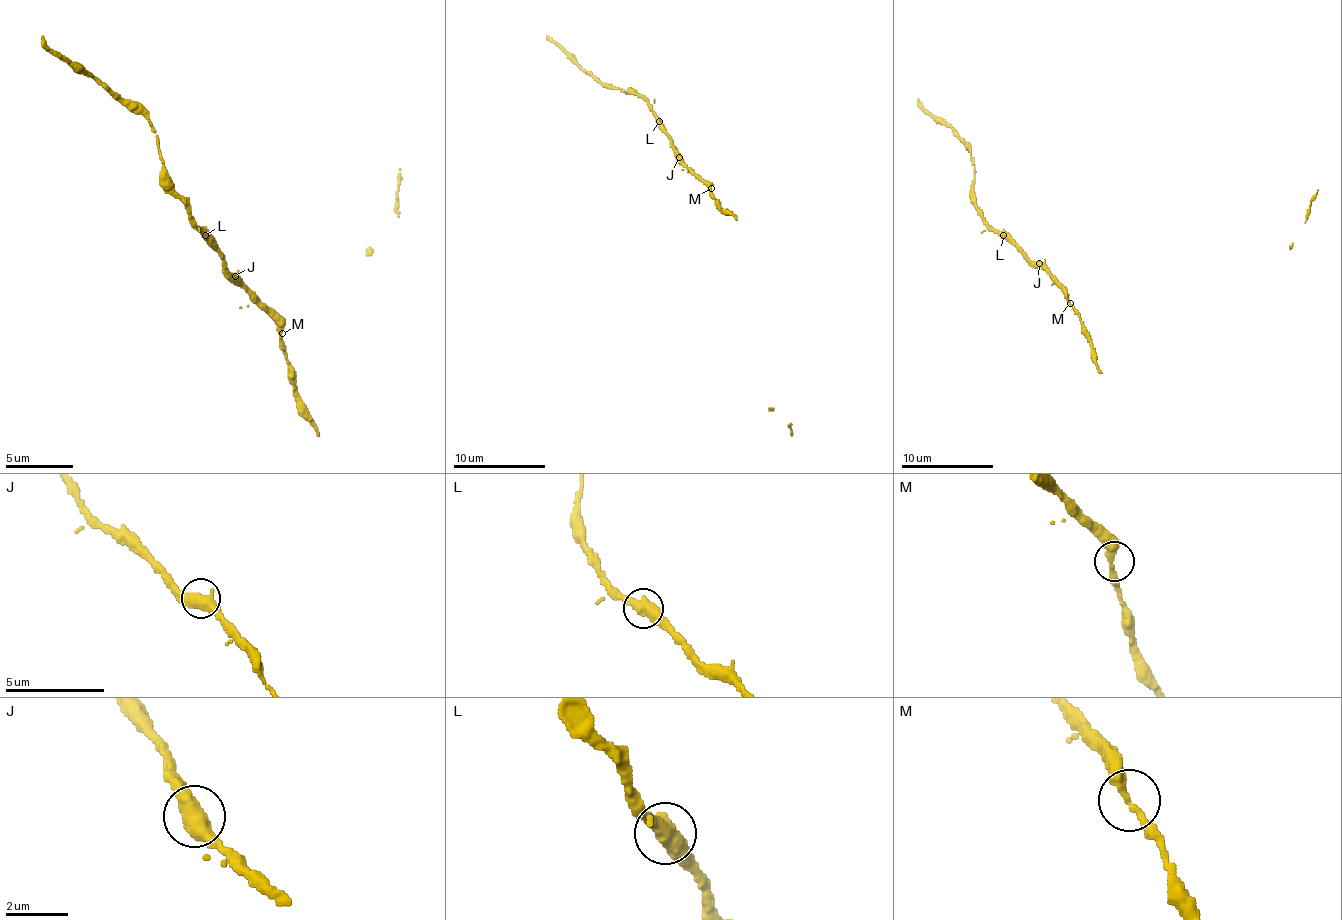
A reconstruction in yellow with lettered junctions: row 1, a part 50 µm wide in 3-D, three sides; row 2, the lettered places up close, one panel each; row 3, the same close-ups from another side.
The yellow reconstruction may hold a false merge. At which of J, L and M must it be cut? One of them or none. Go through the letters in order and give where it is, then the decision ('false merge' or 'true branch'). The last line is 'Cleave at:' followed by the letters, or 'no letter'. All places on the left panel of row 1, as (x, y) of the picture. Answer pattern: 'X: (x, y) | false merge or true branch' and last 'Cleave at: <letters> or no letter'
J: (235, 276) | true branch
L: (205, 235) | true branch
M: (282, 333) | true branch
Cleave at: no letter

